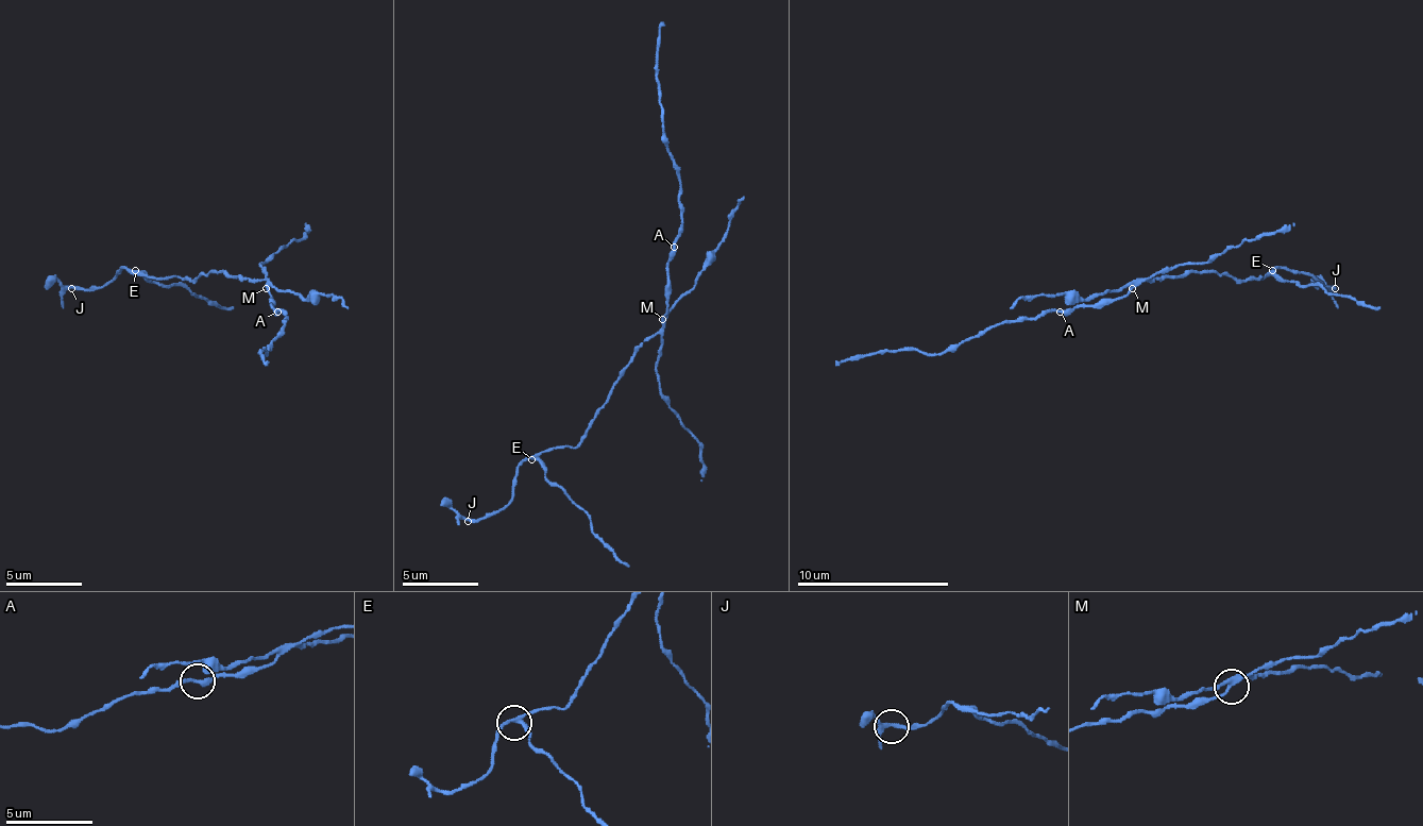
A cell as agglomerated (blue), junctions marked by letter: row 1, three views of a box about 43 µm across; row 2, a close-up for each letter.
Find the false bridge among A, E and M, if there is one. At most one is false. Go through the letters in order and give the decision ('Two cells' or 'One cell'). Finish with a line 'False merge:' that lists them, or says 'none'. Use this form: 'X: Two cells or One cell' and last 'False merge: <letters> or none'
A: One cell
E: Two cells
M: One cell
False merge: E

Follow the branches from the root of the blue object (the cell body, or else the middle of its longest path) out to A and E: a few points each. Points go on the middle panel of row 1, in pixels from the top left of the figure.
A: (658, 331), (666, 312), (666, 262), (674, 247)
E: (658, 331), (636, 353), (586, 437), (574, 449), (555, 444), (544, 449), (532, 460)

